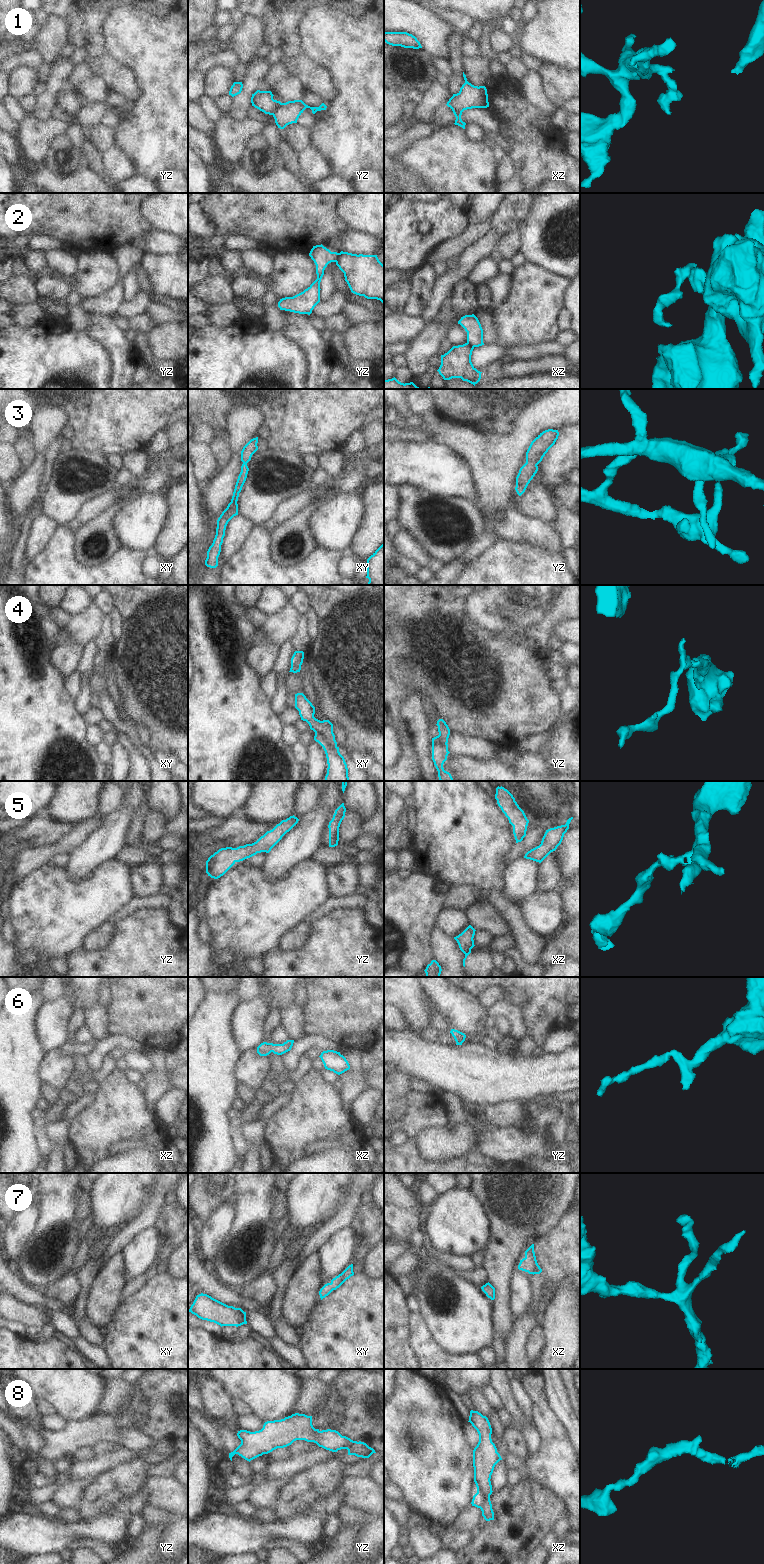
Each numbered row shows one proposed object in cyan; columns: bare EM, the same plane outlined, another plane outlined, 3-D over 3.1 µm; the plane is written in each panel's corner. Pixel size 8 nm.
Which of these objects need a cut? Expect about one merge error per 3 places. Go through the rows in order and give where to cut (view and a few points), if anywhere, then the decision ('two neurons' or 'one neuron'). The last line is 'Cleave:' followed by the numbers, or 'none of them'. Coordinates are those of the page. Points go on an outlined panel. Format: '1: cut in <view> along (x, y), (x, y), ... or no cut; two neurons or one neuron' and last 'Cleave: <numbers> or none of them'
1: cut in yz along (280, 102), (272, 114); two neurons
2: cut in yz along (340, 253), (335, 261); two neurons
3: no cut; one neuron
4: cut in xy along (315, 732), (321, 733), (336, 747); two neurons
5: no cut; one neuron
6: no cut; one neuron
7: no cut; one neuron
8: no cut; one neuron
Cleave: 1, 2, 4

